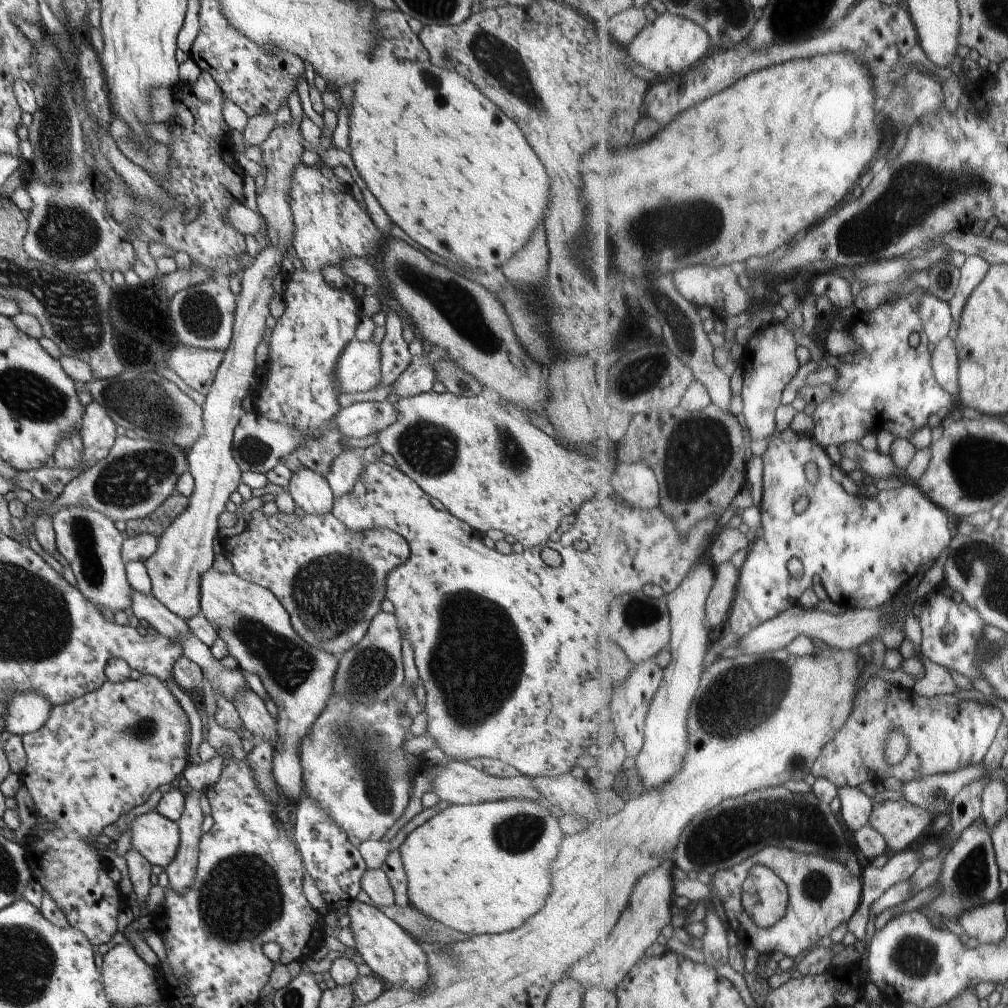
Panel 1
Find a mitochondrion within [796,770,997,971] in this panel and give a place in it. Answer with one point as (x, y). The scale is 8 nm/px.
(970, 882)

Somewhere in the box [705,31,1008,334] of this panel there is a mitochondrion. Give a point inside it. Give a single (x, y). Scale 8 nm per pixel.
(909, 180)

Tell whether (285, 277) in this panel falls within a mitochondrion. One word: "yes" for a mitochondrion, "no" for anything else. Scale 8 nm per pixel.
no

